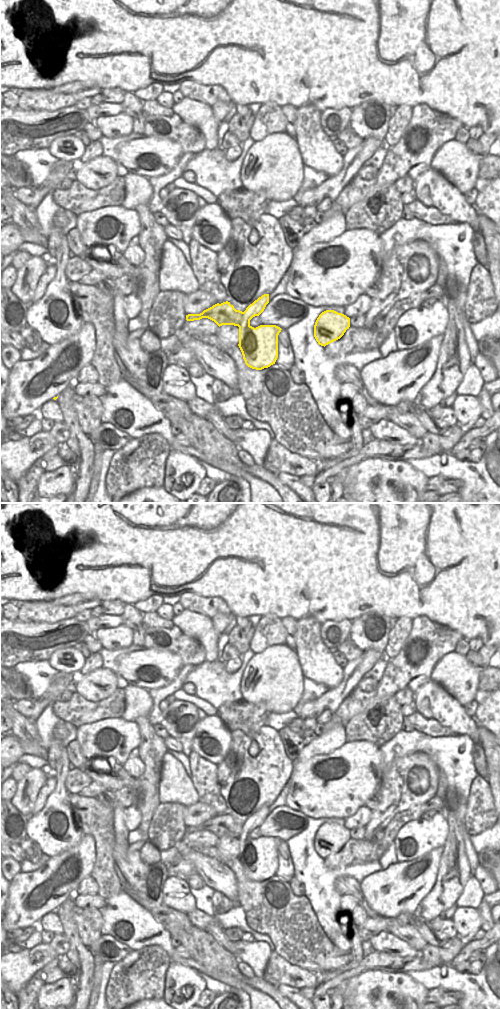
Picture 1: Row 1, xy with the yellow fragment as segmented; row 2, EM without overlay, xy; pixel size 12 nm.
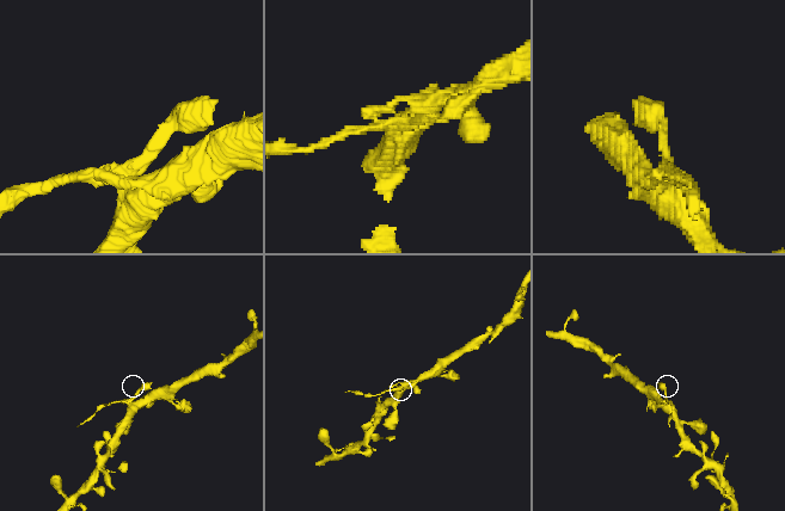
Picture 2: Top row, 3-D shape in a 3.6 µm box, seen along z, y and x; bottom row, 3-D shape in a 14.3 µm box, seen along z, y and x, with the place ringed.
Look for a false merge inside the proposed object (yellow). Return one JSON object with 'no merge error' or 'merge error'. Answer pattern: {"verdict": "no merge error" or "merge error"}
{"verdict": "merge error"}

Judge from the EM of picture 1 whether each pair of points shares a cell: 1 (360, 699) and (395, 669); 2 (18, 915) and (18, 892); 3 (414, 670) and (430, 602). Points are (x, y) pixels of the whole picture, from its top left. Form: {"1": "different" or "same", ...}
{"1": "same", "2": "same", "3": "different"}

